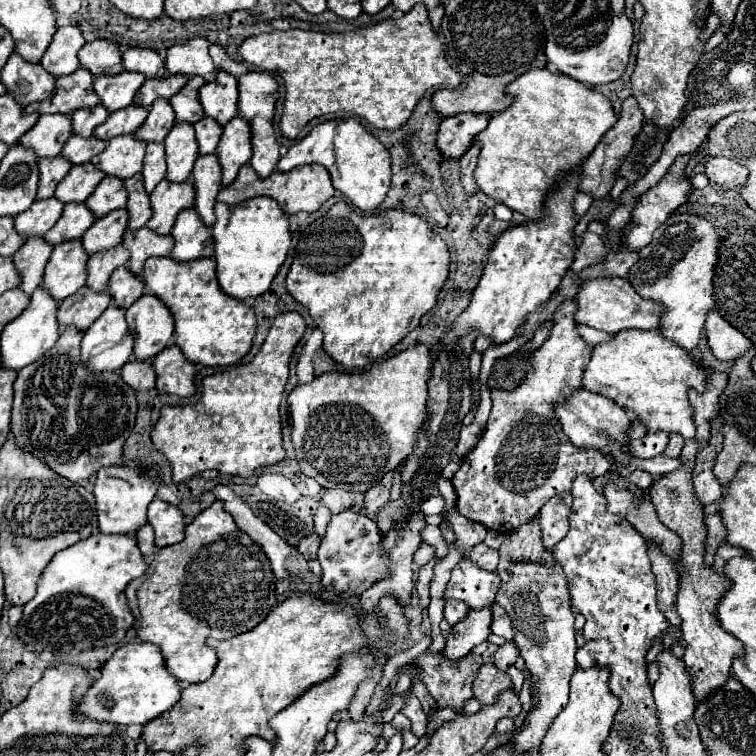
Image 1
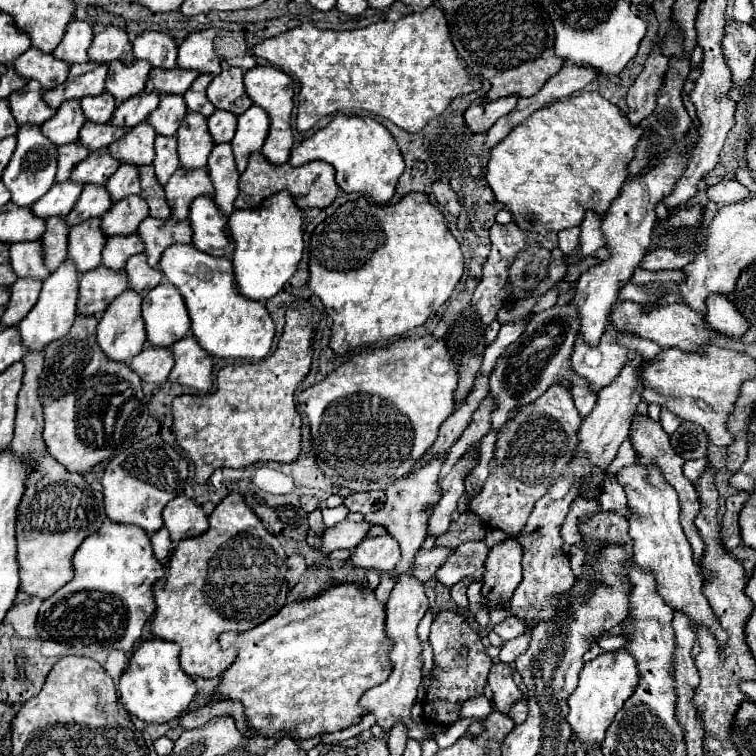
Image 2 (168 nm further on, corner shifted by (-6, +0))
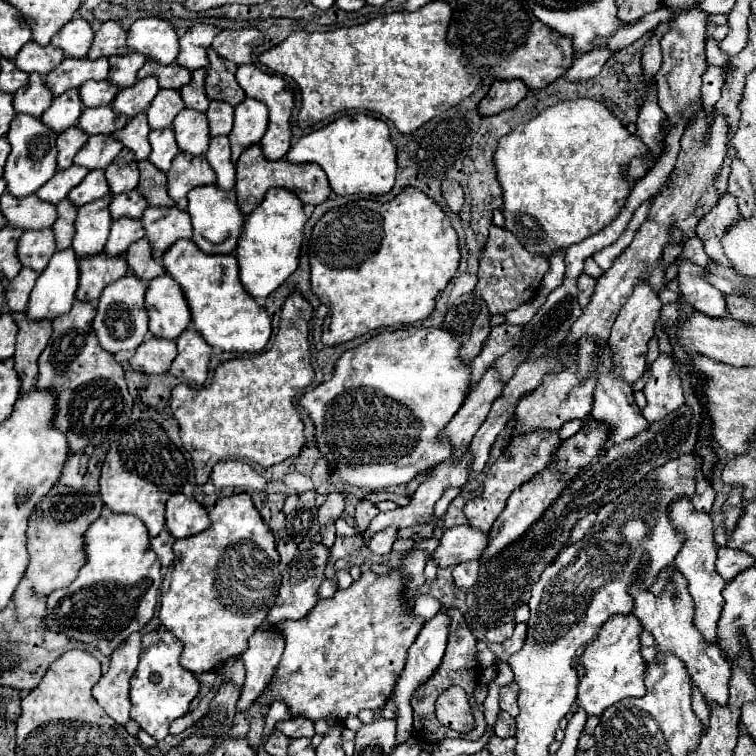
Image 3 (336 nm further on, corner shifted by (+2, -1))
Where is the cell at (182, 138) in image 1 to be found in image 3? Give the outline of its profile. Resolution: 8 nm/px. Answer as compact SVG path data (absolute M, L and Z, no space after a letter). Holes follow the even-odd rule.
M185 108L173 120L173 130L181 152L191 156L203 156L207 152L211 136L209 136L209 124L203 112L193 112Z

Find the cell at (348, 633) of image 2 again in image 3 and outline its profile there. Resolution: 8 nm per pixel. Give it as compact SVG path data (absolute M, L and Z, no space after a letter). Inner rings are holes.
M397 570L385 576L363 572L361 578L349 588L337 590L333 598L319 600L305 618L275 624L275 632L281 632L285 640L285 650L271 682L255 704L271 706L273 702L285 702L293 718L303 716L311 722L327 720L329 716L345 720L347 716L359 716L361 710L381 710L381 704L385 704L385 700L391 696L393 684L405 668L409 646L423 628L421 618L417 618L413 612L405 612L405 604L401 604L401 596L397 596L397 592L401 592L401 574Z

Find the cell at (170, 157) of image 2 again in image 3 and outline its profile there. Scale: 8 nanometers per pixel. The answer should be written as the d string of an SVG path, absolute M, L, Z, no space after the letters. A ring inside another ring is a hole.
M165 128L161 132L151 132L149 134L149 144L151 144L151 156L149 162L153 166L157 166L161 172L169 172L171 168L171 160L179 154L177 142L175 142L175 134L171 128Z

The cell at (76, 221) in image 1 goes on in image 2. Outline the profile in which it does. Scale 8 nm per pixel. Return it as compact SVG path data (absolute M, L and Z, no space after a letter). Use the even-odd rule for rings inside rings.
M85 187L73 211L67 215L67 221L69 225L77 225L85 219L101 217L111 205L113 201L109 201L109 191L105 191L105 187Z

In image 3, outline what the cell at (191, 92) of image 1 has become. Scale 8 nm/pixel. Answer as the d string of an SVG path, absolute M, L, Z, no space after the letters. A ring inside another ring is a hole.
M205 68L195 70L193 76L191 76L191 82L185 84L185 88L181 88L185 108L193 108L193 110L199 110L199 112L207 110L209 100L205 96L205 86L203 86L205 84L205 74L207 74Z

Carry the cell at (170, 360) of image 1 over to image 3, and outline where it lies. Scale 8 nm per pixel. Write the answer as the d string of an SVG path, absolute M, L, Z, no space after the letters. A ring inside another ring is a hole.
M187 328L175 342L177 358L173 360L169 374L181 382L201 386L207 380L207 364L213 348L209 348L209 344L205 344L205 340L201 340L193 328Z

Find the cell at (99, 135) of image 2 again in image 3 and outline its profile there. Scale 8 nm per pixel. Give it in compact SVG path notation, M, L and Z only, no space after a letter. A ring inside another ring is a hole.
M111 106L105 108L93 108L93 110L83 110L79 118L79 128L87 136L95 134L113 134L115 130L123 128L127 124L125 116L117 116Z

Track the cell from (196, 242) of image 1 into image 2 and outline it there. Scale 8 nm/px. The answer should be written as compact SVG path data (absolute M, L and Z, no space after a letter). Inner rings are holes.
M201 195L193 201L189 221L193 227L193 245L199 251L217 257L233 255L233 239L227 235L227 217L217 211L213 195Z

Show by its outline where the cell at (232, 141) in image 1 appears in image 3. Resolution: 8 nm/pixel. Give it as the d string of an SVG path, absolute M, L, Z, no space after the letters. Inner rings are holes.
M247 98L235 108L235 124L229 134L231 162L237 164L241 152L253 144L259 144L267 130L267 108L259 100Z

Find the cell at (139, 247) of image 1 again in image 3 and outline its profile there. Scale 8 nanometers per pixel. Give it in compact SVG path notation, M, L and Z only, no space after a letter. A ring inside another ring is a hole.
M147 208L143 212L141 224L145 236L151 244L153 260L161 262L163 252L179 238L191 238L191 220L189 214L179 208Z

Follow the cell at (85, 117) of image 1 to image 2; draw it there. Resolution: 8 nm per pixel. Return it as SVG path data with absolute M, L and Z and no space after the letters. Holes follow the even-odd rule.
M103 91L97 97L81 99L81 107L83 107L83 113L85 113L85 117L89 121L93 121L93 123L107 123L111 119L117 103L113 101L113 97L107 91Z

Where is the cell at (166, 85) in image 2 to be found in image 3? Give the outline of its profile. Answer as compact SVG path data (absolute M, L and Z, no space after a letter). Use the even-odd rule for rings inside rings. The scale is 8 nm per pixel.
M149 60L137 74L137 78L147 78L147 76L155 76L159 80L159 86L161 88L175 88L179 90L181 86L189 84L191 80L191 72L177 66L177 64L167 64L167 66L161 66L161 64L153 64L153 60Z

